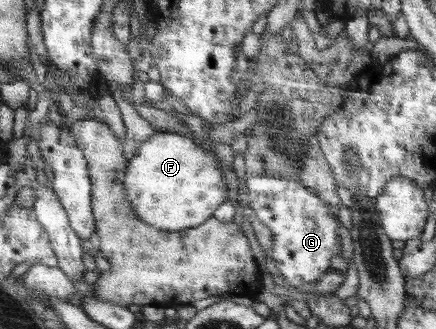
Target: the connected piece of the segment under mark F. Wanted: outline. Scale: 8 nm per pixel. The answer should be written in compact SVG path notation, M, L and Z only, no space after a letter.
M156 132L138 146L136 155L127 161L123 183L136 215L156 229L178 231L200 226L226 201L226 183L214 157L202 144L176 132Z

